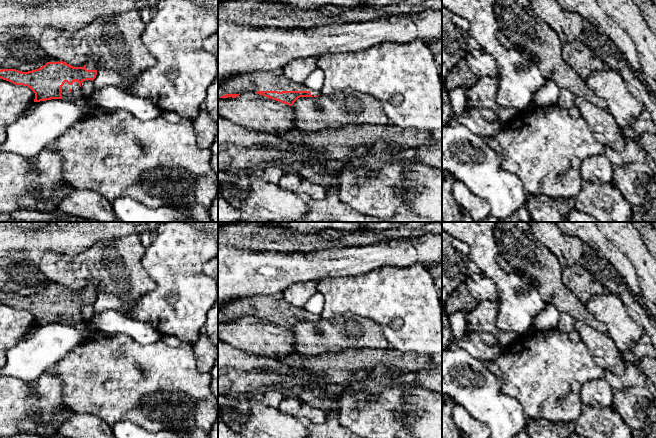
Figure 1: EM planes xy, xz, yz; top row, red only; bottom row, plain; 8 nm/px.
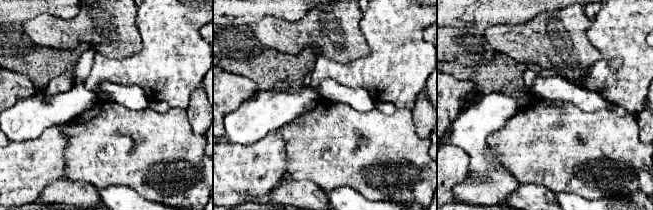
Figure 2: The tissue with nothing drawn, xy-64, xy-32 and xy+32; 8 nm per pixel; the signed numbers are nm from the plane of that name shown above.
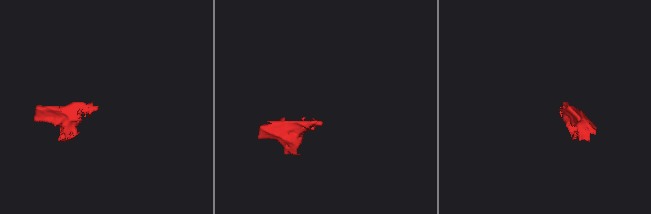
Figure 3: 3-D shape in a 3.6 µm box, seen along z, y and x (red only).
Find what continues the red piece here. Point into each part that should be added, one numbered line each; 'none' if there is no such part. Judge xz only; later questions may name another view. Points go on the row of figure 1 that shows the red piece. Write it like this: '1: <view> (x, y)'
1: xz (275, 80)

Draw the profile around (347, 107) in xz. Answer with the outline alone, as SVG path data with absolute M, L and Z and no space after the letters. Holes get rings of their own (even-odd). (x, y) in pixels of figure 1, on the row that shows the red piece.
M344 89L333 95L300 97L291 106L296 128L317 132L347 125L386 125L389 119L380 101L366 93Z

